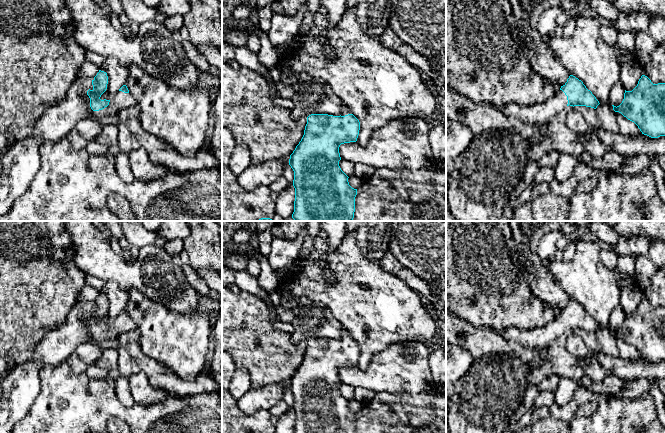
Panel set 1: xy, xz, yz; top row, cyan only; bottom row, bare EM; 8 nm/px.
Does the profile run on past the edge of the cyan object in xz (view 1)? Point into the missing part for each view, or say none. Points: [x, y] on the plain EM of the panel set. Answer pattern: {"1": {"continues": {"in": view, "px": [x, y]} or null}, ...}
{"1": {"continues": {"in": "xz", "px": [345, 334]}}}

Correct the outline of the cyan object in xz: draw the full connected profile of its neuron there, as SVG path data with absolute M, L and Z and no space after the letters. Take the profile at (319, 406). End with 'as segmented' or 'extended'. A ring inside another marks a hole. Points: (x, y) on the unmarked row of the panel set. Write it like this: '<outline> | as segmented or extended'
M344 328L340 340L311 338L307 341L304 359L289 383L294 395L294 433L355 433L357 413L349 409L349 401L339 390L339 371L356 366L359 354L359 344Z | extended

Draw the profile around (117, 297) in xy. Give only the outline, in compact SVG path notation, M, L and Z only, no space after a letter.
M104 282L104 286L99 291L99 294L106 296L108 300L107 313L100 323L111 324L119 313L125 309L129 298L129 291L122 289L117 283Z

